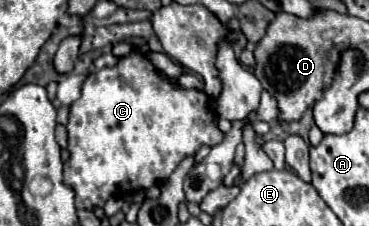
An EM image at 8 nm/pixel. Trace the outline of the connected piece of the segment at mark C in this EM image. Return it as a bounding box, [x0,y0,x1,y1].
[64,44,226,208]

